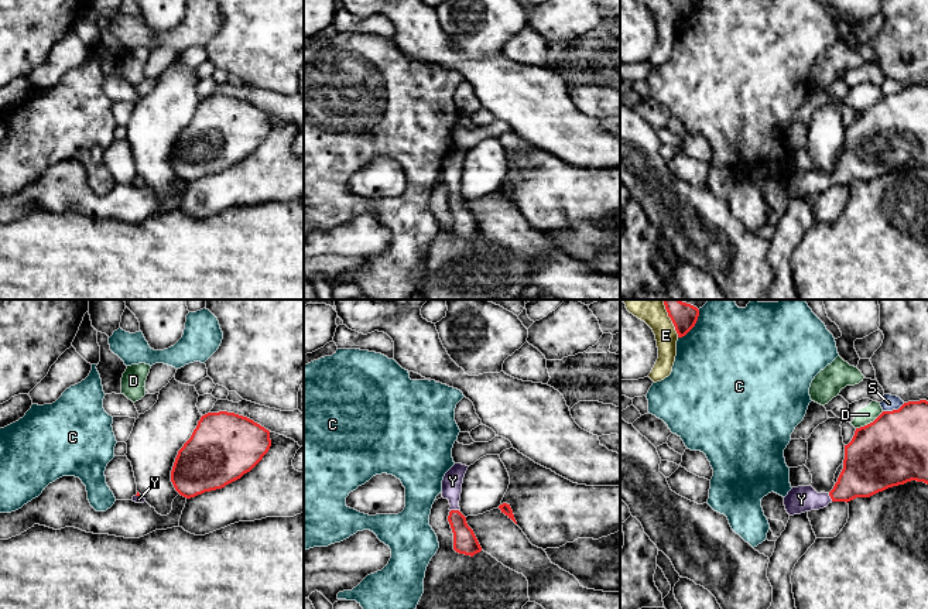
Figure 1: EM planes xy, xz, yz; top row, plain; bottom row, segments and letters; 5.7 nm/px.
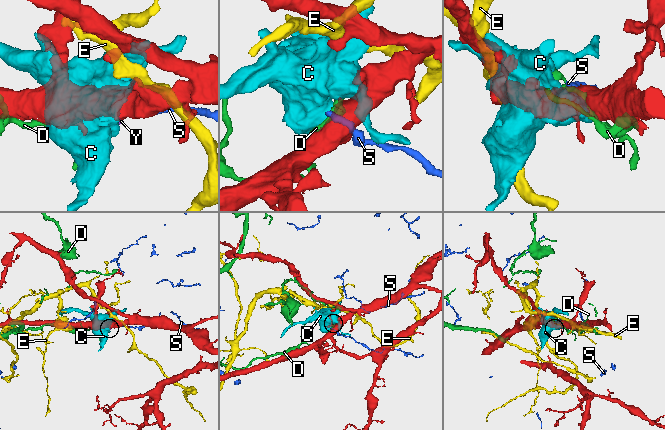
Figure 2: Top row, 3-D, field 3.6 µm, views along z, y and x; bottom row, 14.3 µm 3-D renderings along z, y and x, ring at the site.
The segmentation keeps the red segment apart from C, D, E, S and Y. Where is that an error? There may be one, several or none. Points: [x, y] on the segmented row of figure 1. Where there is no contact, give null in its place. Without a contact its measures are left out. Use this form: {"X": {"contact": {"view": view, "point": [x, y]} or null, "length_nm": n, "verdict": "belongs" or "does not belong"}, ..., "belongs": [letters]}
{"C": {"contact": {"view": "yz", "point": [694, 325]}, "length_nm": 200, "verdict": "does not belong"}, "D": {"contact": {"view": "yz", "point": [870, 423]}, "length_nm": 190, "verdict": "does not belong"}, "E": {"contact": {"view": "yz", "point": [670, 317]}, "length_nm": 240, "verdict": "does not belong"}, "S": {"contact": {"view": "yz", "point": [893, 410]}, "length_nm": 140, "verdict": "does not belong"}, "Y": {"contact": {"view": "xz", "point": [455, 510]}, "length_nm": 60, "verdict": "belongs"}, "belongs": ["Y"]}

